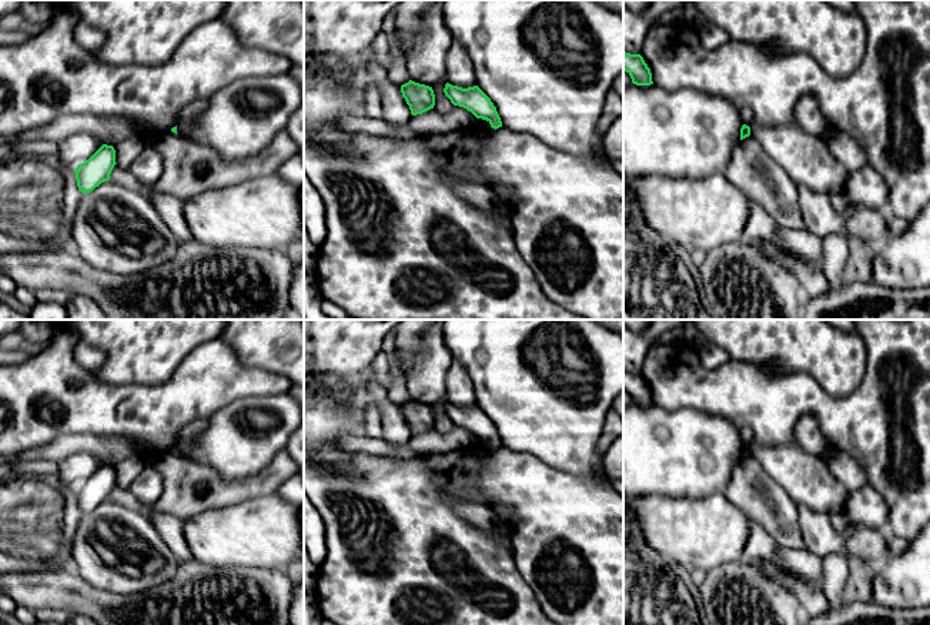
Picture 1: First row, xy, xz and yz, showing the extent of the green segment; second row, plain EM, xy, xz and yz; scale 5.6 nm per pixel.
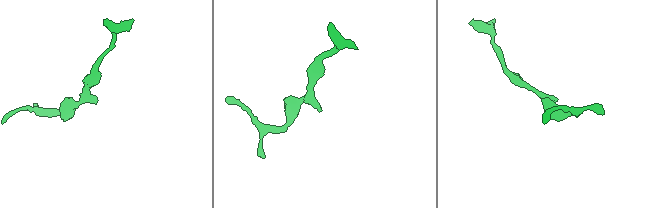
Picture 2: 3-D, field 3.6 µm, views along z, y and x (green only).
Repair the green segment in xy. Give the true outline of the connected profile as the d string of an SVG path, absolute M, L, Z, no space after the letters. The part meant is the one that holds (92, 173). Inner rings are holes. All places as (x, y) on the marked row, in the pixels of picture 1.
M103 144L88 160L78 164L74 170L78 190L86 194L101 183L108 181L116 164L114 147Z

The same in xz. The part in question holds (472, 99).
M446 83L444 93L454 106L464 107L476 118L486 120L492 128L502 127L496 107L478 86L462 88Z

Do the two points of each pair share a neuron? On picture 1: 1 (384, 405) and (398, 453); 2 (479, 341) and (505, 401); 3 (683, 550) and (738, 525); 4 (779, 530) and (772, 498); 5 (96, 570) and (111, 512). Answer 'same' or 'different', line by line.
1: same
2: same
3: same
4: same
5: same

